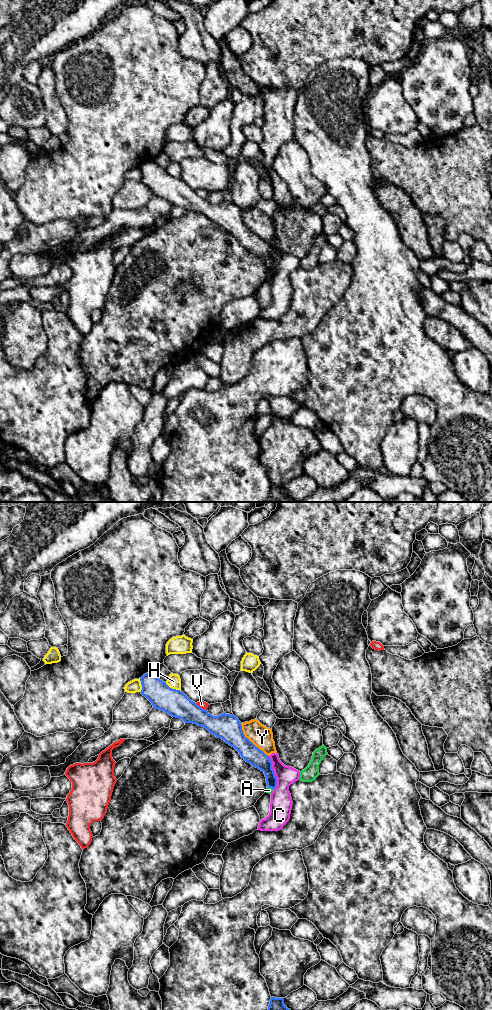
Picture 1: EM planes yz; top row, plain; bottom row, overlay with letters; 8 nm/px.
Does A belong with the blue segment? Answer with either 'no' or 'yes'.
yes

